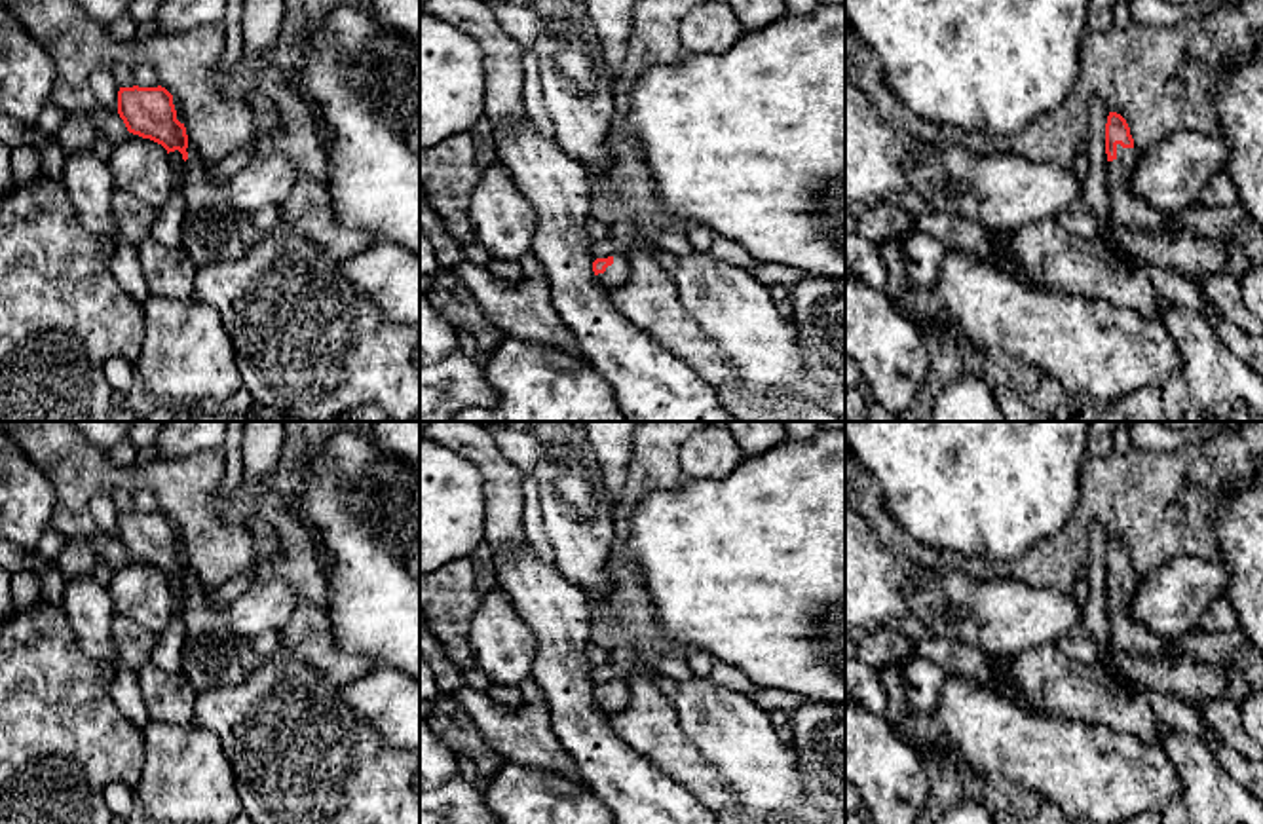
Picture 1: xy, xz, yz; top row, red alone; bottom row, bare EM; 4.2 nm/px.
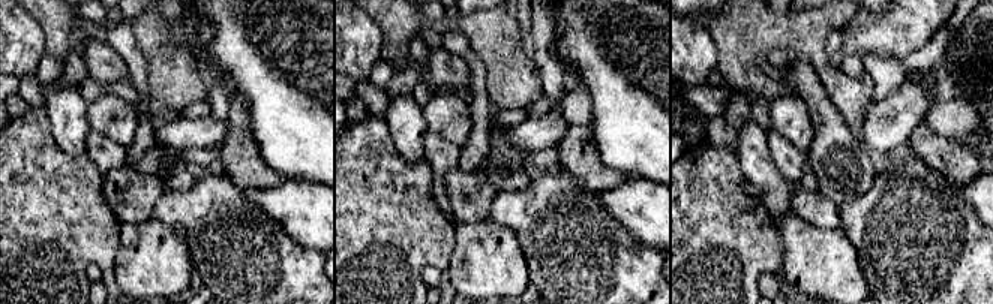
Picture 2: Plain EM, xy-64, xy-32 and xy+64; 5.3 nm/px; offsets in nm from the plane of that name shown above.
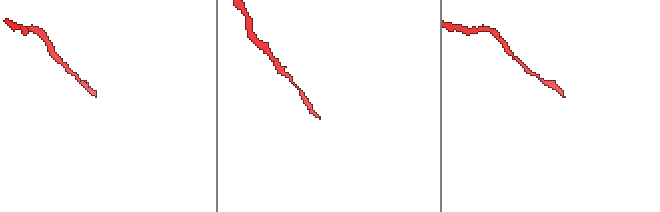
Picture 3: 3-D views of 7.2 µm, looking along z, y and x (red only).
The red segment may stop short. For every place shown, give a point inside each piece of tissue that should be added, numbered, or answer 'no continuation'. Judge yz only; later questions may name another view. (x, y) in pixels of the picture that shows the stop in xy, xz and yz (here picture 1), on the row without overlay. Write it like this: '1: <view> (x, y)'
1: yz (1142, 659)

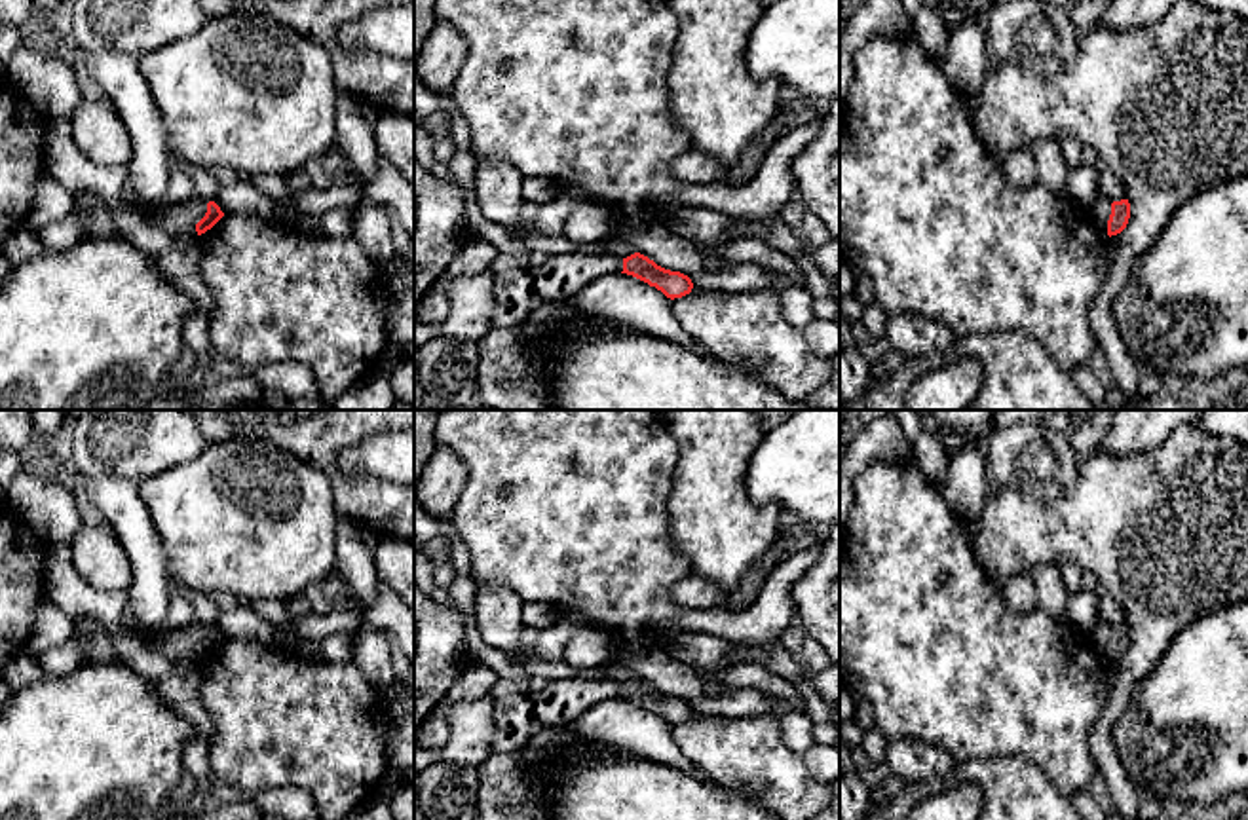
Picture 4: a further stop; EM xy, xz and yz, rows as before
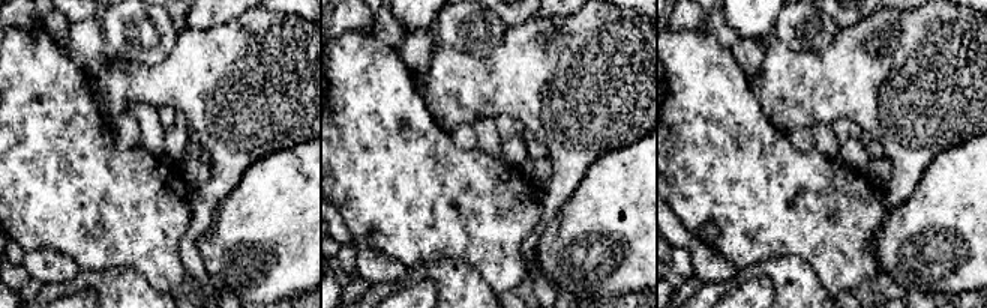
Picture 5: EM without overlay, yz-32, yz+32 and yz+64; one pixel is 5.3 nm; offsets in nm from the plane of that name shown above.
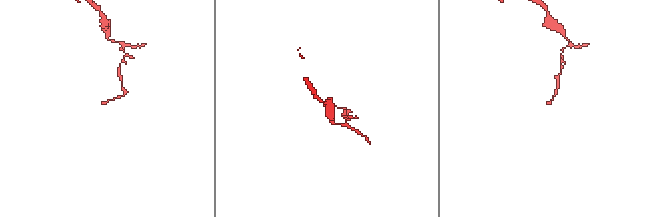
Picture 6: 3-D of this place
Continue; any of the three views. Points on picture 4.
1: xy (179, 646)

